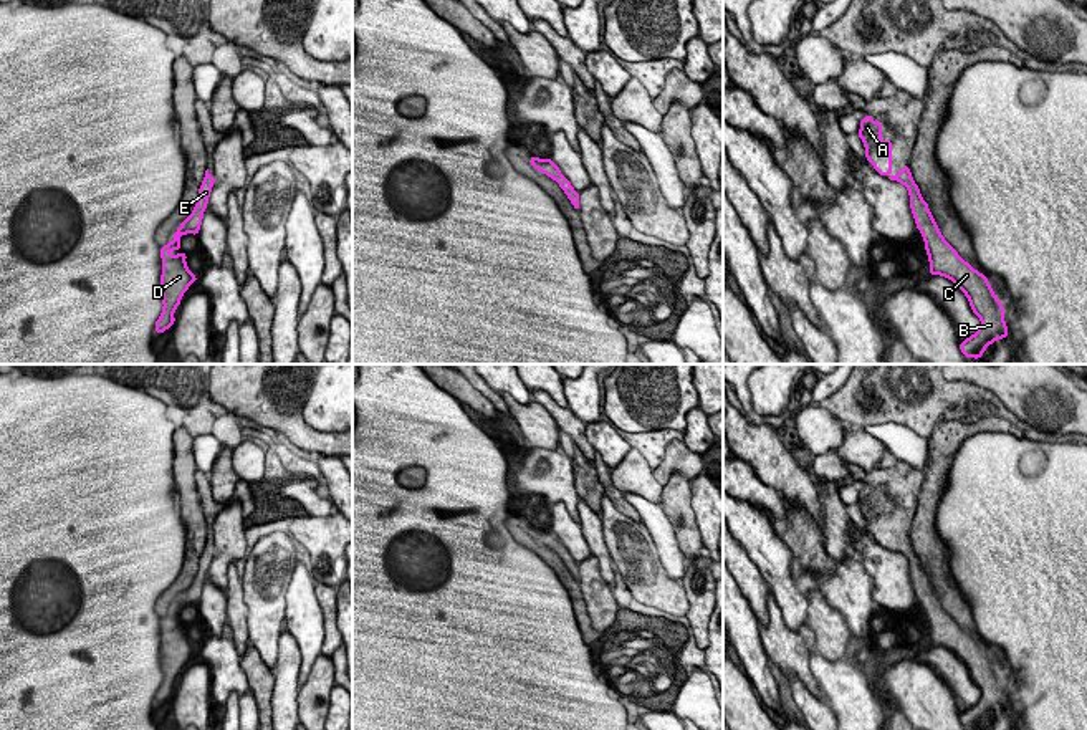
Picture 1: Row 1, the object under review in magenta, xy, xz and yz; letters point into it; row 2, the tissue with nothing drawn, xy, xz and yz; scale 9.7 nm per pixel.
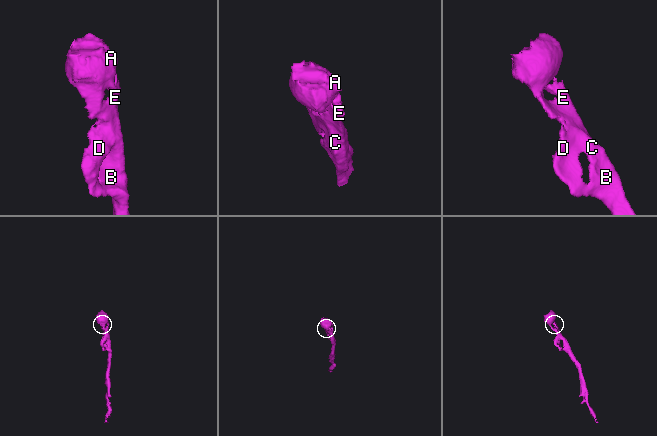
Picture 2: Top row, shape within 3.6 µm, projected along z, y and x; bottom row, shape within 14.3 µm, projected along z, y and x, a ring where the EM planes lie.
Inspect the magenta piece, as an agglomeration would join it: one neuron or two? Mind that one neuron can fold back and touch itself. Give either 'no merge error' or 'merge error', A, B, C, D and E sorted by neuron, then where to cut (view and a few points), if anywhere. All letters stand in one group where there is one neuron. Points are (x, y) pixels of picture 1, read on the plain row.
no merge error; A B C D E; no cut

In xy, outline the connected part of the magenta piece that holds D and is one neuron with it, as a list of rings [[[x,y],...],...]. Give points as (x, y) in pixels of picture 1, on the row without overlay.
[[[208,540],[205,541],[205,548],[199,560],[199,571],[190,584],[185,589],[175,604],[172,604],[172,612],[167,612],[165,617],[160,619],[162,629],[162,646],[160,646],[160,665],[162,665],[162,684],[156,692],[156,704],[164,704],[167,699],[172,699],[175,689],[174,682],[180,675],[180,669],[189,660],[189,657],[197,652],[197,647],[187,639],[185,629],[187,626],[180,621],[180,606],[194,604],[197,606],[202,596],[202,588],[208,574],[208,568],[213,558],[215,548],[208,546]]]

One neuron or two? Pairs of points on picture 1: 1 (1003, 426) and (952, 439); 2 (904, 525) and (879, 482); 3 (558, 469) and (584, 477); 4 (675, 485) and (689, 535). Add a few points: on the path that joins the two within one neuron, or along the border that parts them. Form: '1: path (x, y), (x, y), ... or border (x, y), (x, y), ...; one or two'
1: path (990, 426), (965, 431); one
2: path (894, 515), (884, 505), (884, 492); one
3: border (571, 459), (576, 494), (581, 499); two
4: path (677, 497), (677, 507), (685, 523); one

